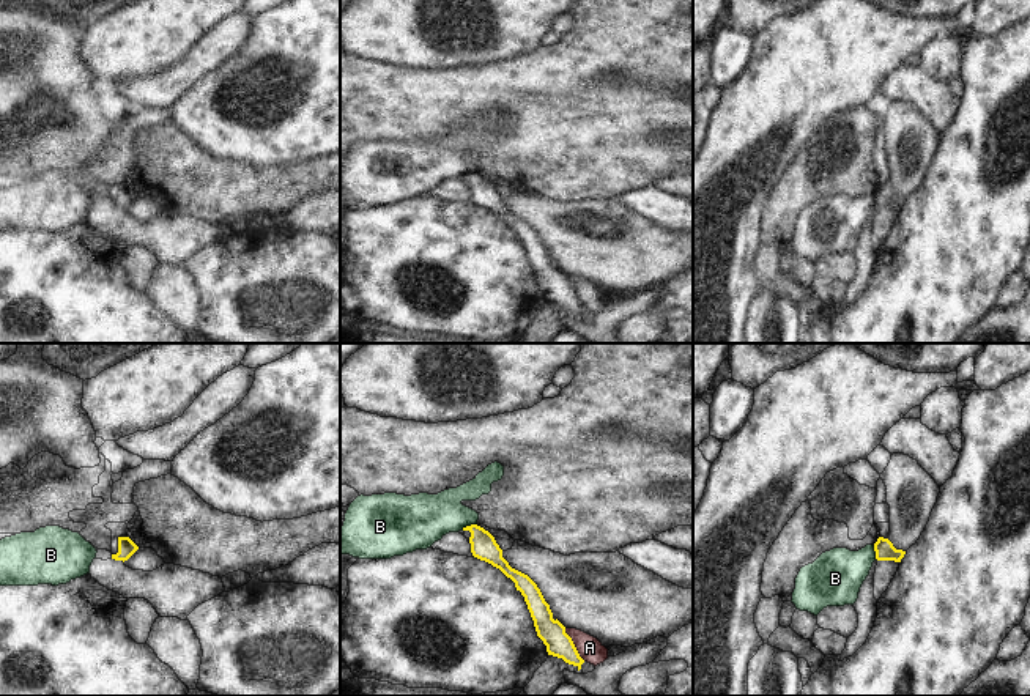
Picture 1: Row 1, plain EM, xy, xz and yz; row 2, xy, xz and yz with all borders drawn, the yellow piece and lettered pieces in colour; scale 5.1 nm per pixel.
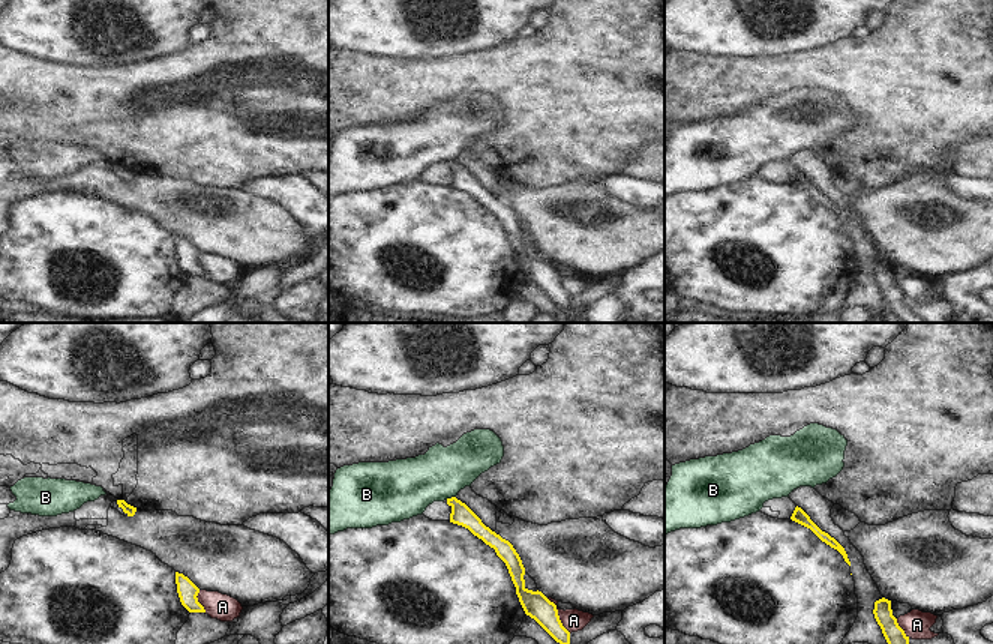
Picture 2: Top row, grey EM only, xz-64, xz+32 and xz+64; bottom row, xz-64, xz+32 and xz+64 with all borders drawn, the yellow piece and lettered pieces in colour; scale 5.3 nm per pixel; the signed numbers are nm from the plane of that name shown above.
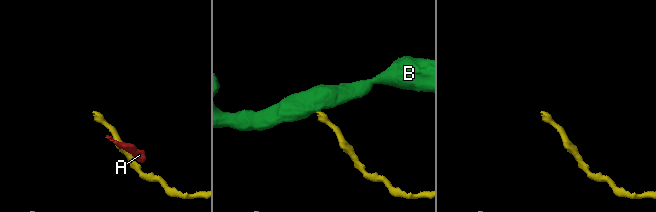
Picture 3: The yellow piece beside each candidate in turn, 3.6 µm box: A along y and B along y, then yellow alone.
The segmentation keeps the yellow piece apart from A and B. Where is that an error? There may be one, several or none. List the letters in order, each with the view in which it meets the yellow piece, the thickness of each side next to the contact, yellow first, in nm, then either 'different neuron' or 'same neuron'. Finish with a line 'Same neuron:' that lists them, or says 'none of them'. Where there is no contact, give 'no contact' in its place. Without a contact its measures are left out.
A: meets yellow in xz; 130 nm thick on the yellow side, 120 nm on the other; different neuron
B: meets yellow in xz; 140 nm thick on the yellow side, 260 nm on the other; different neuron
Same neuron: none of them

